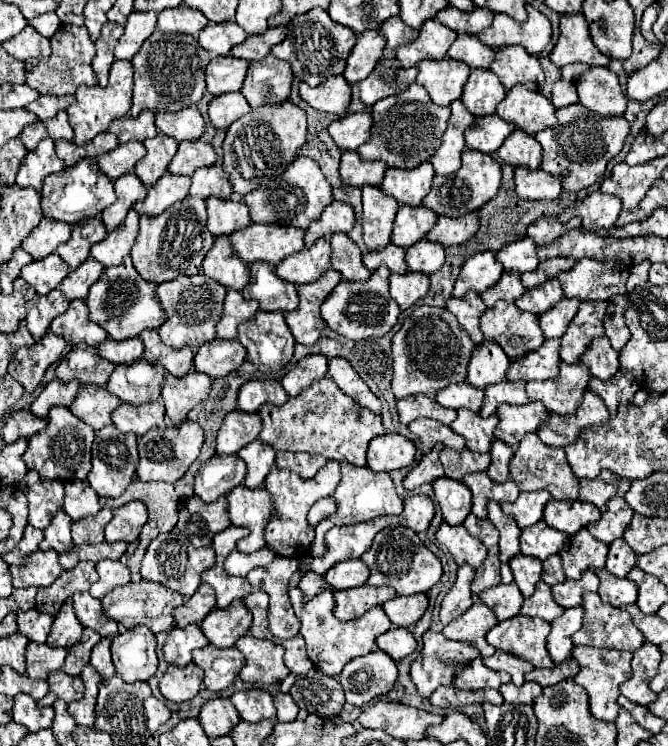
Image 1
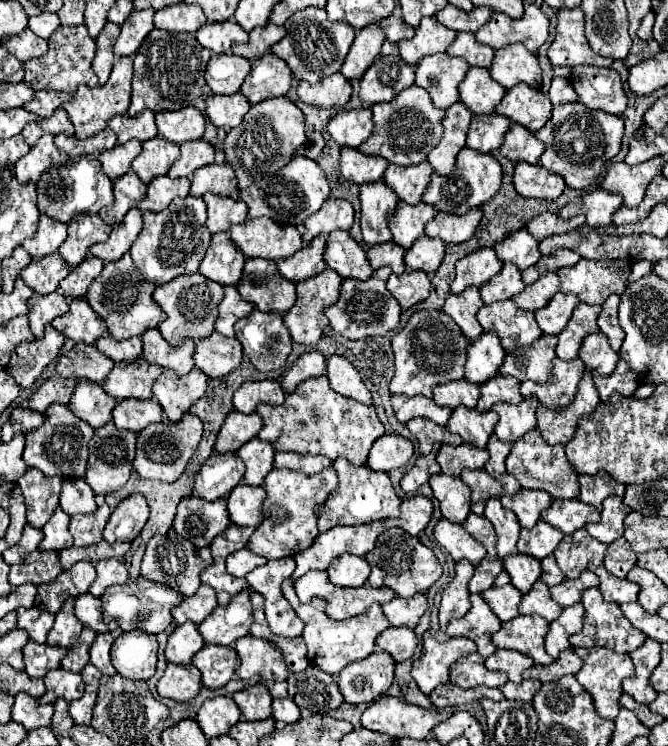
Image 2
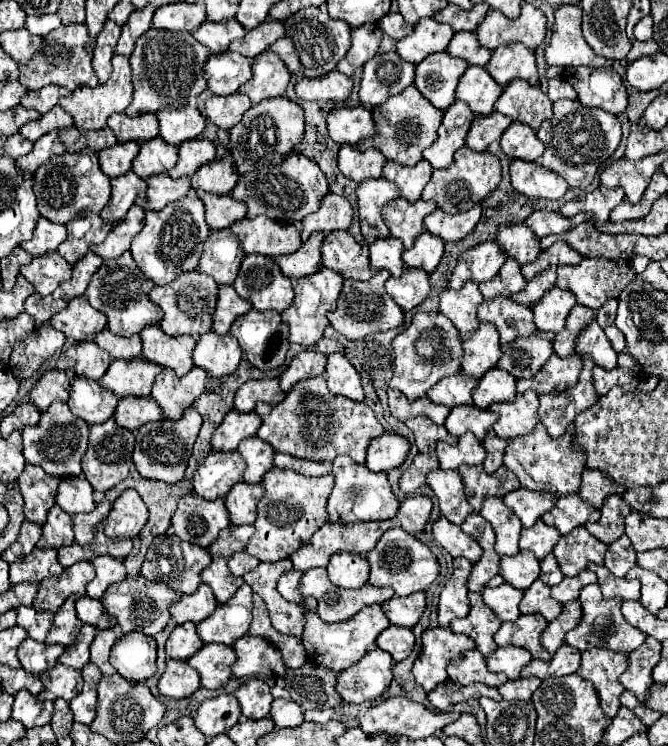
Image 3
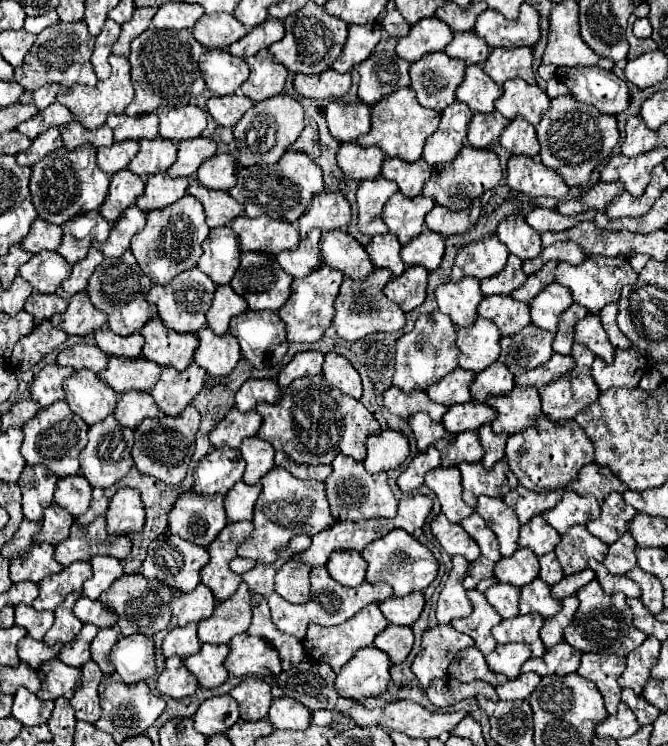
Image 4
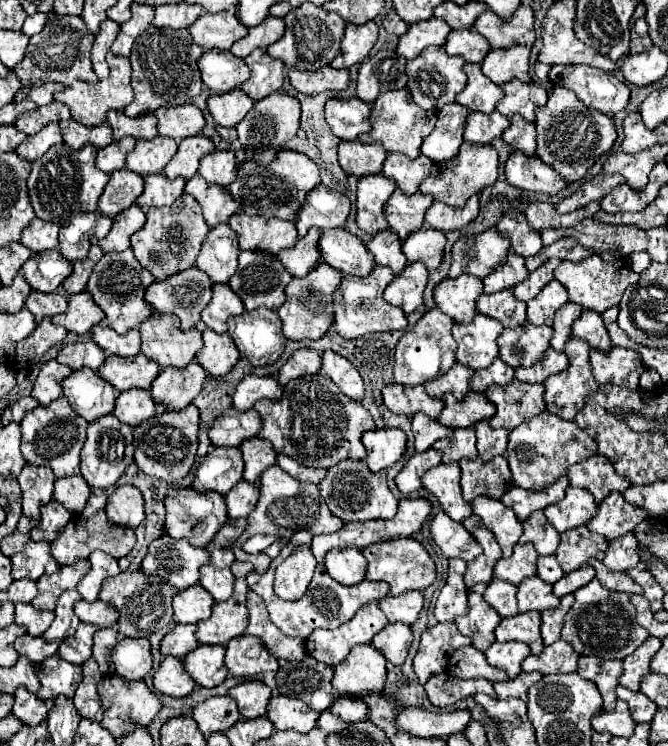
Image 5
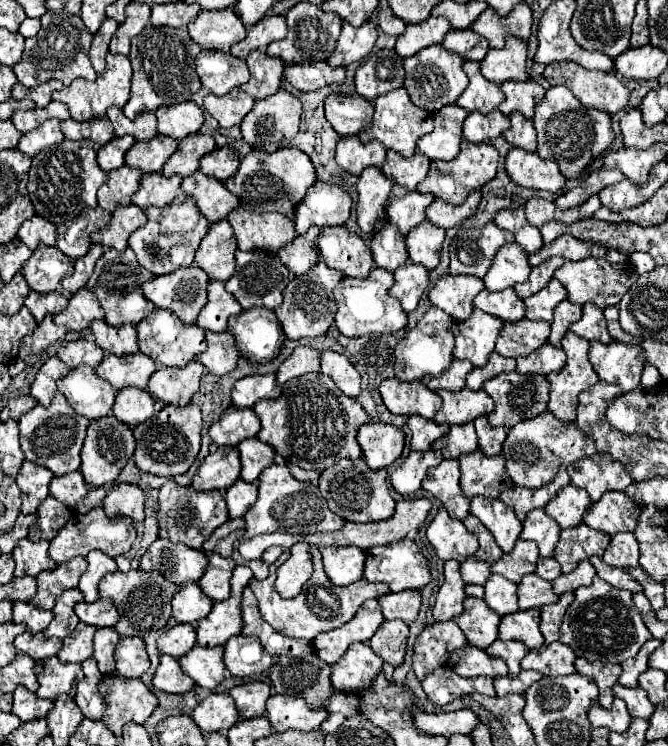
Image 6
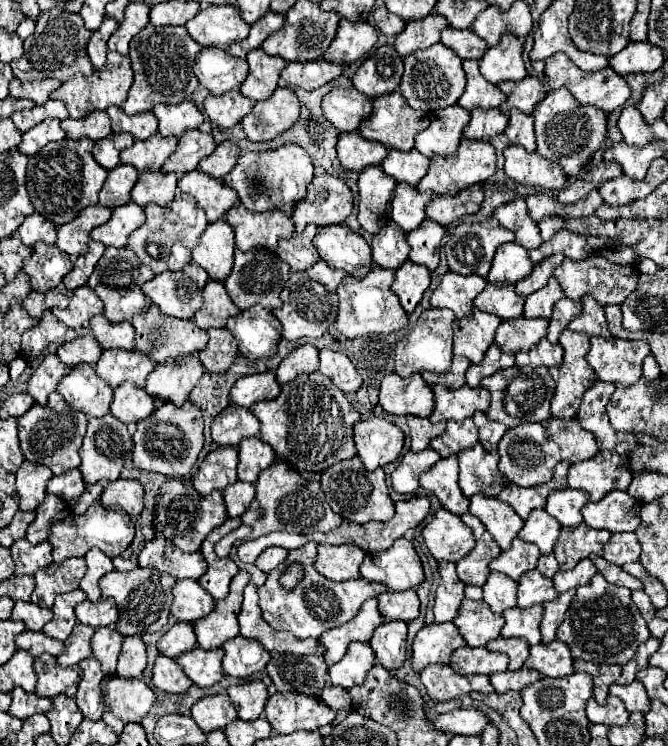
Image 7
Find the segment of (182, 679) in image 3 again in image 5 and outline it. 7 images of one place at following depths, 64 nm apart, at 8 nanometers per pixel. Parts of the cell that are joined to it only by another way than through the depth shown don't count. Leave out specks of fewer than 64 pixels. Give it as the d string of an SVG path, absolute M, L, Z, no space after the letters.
M166 656L160 670L154 674L154 688L172 698L184 698L192 692L194 680L184 670L182 660L178 660L176 656Z

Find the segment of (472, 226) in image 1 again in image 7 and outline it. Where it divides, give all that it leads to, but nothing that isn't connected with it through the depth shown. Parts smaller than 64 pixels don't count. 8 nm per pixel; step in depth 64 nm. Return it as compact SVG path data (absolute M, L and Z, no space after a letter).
M480 186L466 188L466 192L462 192L460 196L454 196L454 198L434 196L434 200L428 202L428 206L426 206L426 216L430 220L442 224L444 228L448 228L458 218L478 212L482 198L484 198L484 194L482 194Z

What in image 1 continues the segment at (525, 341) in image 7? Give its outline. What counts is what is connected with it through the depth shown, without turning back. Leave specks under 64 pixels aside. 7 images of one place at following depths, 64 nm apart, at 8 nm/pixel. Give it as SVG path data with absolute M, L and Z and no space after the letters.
M544 340L544 344L508 370L510 382L552 380L560 374L560 340Z

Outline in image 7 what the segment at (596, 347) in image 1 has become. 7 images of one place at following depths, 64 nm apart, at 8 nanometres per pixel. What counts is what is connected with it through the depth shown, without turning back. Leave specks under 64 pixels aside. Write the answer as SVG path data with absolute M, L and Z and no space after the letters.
M584 296L582 300L582 314L576 316L570 324L570 330L582 332L588 336L600 336L600 338L610 338L612 334L608 332L606 318L604 318L604 308L596 304L590 296Z

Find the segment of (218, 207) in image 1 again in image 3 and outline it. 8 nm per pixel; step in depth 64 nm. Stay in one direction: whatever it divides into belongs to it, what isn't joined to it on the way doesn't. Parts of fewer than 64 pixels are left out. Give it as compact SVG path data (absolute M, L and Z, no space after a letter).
M198 192L200 200L206 206L206 222L210 230L230 228L234 222L246 216L246 204L228 196L216 196L210 192Z

